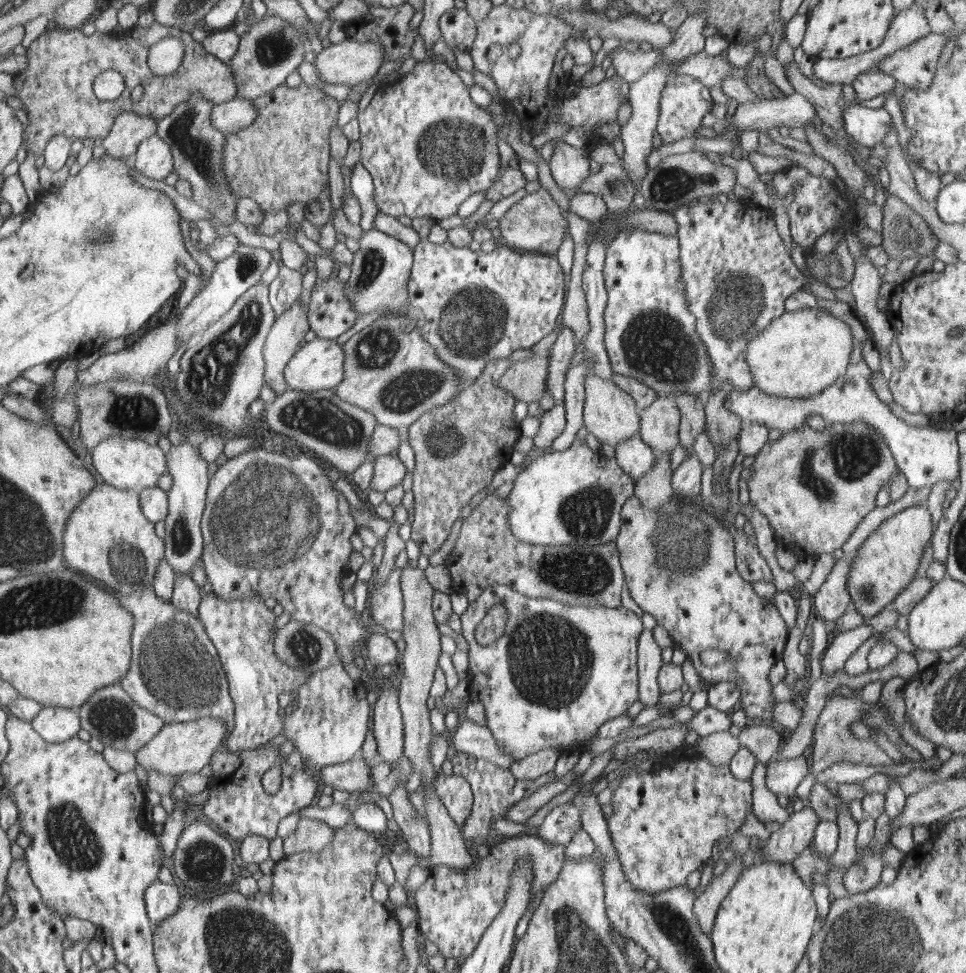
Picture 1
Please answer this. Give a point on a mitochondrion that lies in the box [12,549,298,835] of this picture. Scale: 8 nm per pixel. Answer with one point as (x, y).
(175, 668)

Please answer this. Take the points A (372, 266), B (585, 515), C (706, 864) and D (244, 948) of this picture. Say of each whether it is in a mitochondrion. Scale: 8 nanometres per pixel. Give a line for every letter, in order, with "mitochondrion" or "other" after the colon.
A: mitochondrion
B: mitochondrion
C: other
D: mitochondrion

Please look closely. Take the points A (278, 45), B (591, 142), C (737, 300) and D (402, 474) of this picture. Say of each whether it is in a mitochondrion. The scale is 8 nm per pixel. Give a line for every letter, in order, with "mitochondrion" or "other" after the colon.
A: mitochondrion
B: other
C: mitochondrion
D: other

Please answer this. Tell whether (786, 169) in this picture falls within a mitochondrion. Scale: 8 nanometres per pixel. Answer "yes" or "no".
no

